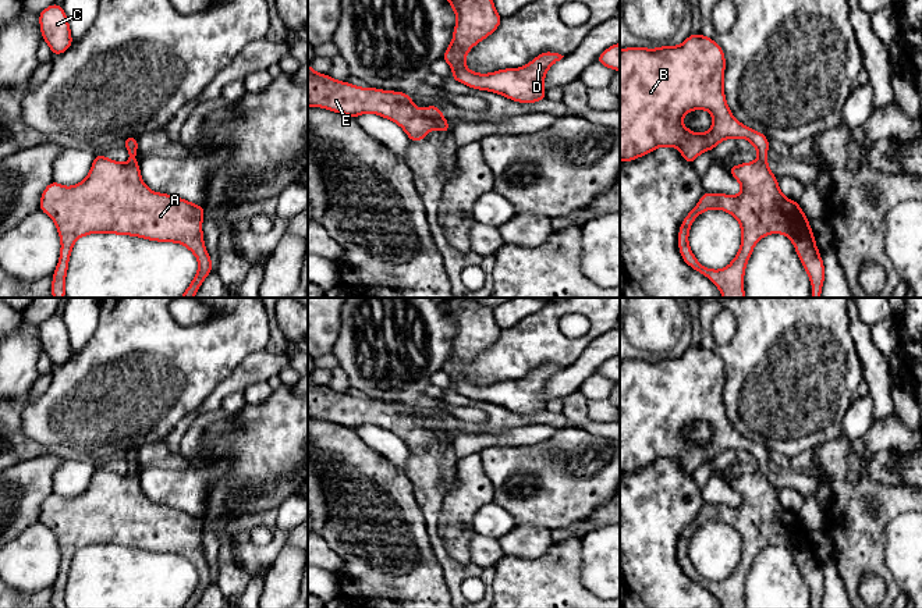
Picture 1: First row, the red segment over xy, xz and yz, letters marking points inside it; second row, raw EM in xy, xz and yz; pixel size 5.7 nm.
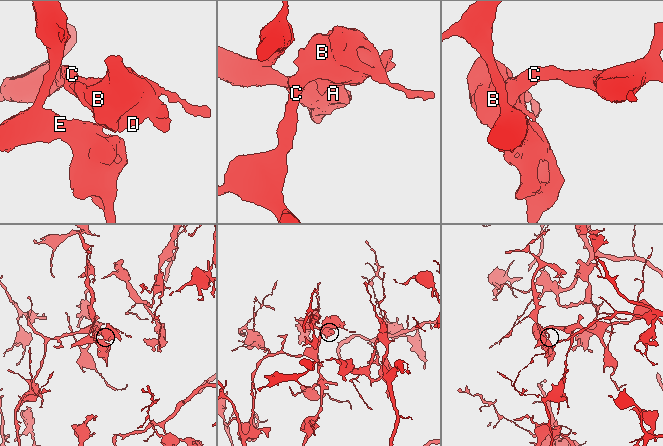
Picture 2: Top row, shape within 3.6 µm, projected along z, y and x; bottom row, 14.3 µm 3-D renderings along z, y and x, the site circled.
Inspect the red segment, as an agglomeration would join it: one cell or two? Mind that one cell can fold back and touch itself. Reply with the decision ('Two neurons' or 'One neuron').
Two neurons

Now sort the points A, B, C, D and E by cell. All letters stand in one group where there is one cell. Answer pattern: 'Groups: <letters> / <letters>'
Groups: A E / B C D

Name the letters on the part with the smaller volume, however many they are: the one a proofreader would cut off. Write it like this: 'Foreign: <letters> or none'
Foreign: A, E

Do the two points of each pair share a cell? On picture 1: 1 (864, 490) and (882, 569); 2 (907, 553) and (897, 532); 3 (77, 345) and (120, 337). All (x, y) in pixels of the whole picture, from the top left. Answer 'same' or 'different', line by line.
1: same
2: same
3: different

